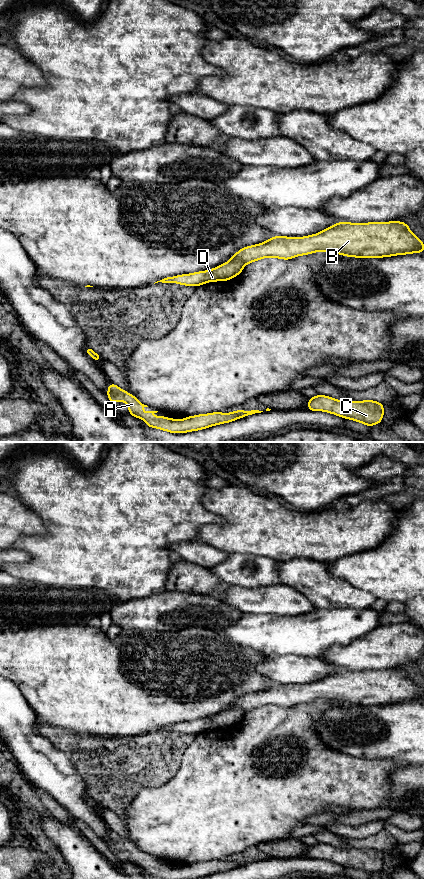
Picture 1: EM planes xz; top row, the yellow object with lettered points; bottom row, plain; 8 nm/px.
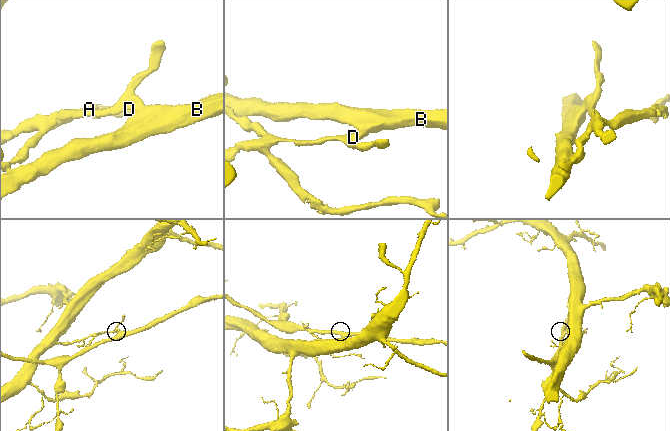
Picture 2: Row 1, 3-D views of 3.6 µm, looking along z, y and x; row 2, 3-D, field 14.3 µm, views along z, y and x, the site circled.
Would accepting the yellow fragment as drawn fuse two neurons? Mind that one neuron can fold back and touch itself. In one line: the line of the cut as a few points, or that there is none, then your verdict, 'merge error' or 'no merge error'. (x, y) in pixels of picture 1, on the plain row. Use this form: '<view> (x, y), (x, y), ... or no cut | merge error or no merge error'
xz (230, 707), (241, 709), (244, 712) | merge error

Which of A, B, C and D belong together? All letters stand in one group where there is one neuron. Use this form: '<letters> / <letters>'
A C D / B

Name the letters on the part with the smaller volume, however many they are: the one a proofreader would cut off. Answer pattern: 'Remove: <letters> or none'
Remove: B

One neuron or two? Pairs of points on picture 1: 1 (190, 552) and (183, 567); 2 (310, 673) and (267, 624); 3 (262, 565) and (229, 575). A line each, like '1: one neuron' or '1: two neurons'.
1: two neurons
2: two neurons
3: one neuron

